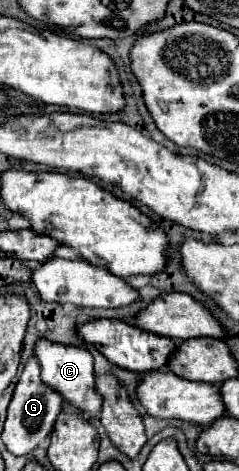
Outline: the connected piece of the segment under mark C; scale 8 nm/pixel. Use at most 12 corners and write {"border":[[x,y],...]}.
{"border":[[38,340],[42,382],[96,416],[92,354]]}

